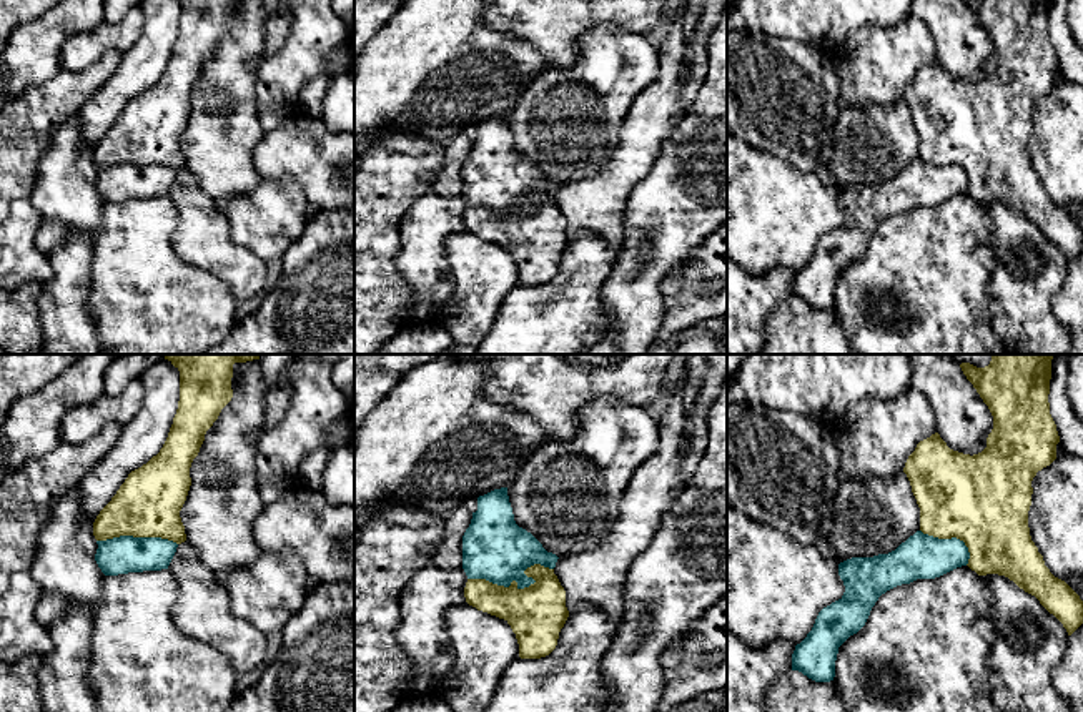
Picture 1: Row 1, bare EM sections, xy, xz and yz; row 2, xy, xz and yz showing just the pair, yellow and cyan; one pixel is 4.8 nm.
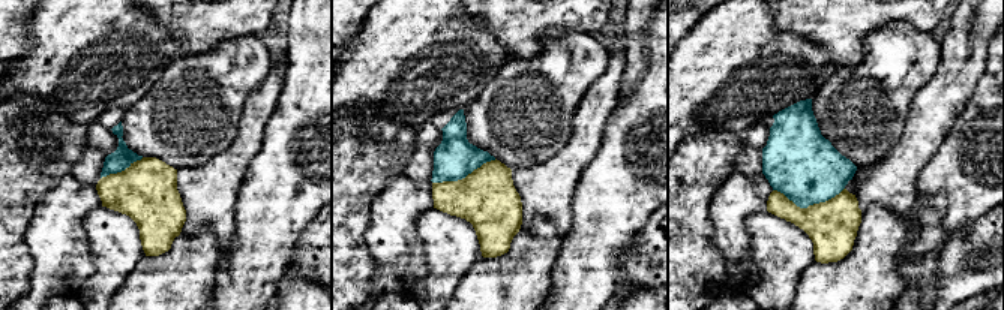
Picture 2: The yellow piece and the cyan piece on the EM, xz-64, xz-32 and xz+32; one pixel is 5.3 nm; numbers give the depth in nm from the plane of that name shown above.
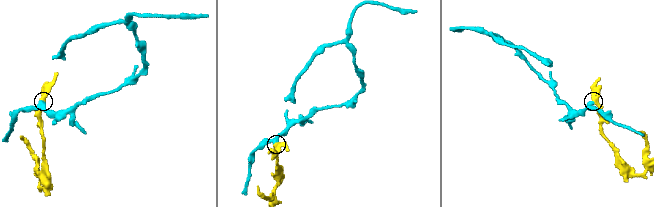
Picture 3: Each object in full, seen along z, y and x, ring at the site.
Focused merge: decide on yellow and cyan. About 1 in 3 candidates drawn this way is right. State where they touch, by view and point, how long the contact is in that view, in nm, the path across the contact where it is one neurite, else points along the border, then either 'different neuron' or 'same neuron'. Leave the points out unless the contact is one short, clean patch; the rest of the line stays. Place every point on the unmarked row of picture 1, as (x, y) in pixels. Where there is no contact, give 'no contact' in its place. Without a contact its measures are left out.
meets yellow in xz at (519, 217); contact 420 nm long; border along xz (553, 195), (531, 192), (523, 215), (468, 207); different neuron

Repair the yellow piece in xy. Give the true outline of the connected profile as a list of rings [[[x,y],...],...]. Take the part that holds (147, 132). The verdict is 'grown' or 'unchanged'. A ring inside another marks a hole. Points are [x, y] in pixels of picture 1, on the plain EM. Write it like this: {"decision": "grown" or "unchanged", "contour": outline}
{"decision": "unchanged", "contour": [[[180,0],[180,28],[168,65],[156,83],[131,98],[93,150],[96,168],[120,163],[186,168],[180,138],[190,95],[206,58],[231,28],[233,0]]]}

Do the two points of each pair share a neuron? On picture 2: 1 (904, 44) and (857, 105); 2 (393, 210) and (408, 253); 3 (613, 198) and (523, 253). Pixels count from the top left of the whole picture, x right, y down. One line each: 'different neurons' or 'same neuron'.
1: same neuron
2: same neuron
3: different neurons

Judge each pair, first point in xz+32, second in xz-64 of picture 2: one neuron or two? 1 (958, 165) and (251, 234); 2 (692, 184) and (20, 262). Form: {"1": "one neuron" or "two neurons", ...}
{"1": "one neuron", "2": "one neuron"}

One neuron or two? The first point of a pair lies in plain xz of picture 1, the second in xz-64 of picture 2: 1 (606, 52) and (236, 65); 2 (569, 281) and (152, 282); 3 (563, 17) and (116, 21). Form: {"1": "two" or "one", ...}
{"1": "one", "2": "one", "3": "two"}

